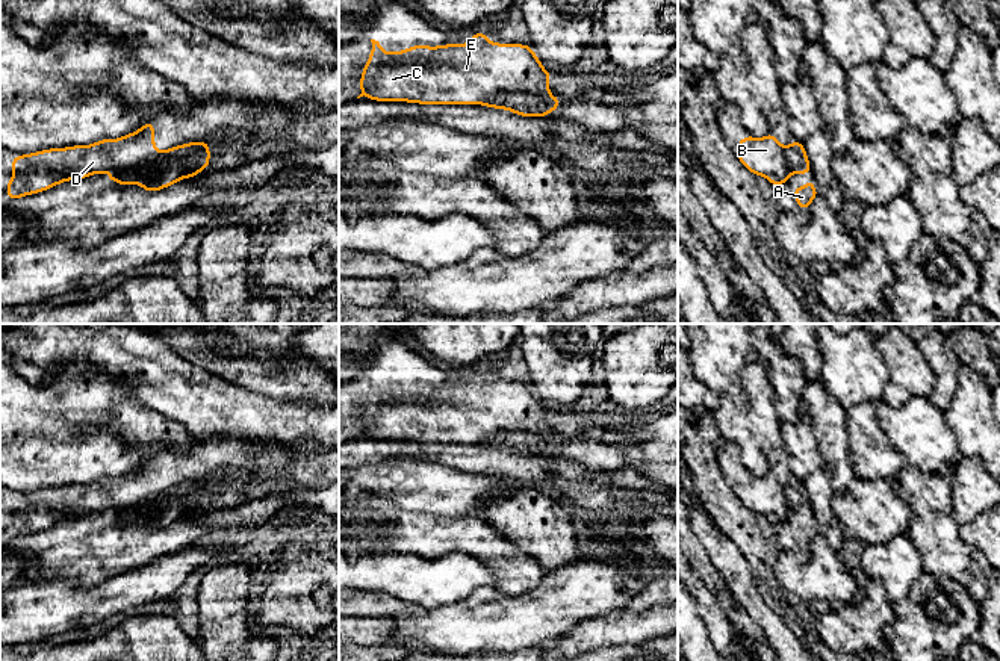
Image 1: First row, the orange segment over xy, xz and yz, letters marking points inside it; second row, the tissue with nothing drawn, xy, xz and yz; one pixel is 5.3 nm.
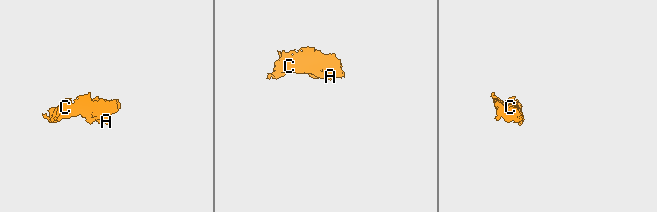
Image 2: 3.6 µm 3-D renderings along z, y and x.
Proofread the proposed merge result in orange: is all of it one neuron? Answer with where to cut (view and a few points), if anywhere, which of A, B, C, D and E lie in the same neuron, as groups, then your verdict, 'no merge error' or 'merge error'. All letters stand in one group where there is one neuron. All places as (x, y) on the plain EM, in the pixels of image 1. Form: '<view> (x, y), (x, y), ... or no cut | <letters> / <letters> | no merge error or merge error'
xz (548, 431), (496, 431), (477, 442) | A / B C D E | merge error

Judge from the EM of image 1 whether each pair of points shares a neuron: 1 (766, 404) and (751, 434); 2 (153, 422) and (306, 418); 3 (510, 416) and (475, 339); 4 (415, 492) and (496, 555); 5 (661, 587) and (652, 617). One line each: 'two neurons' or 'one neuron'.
1: one neuron
2: two neurons
3: two neurons
4: two neurons
5: two neurons

